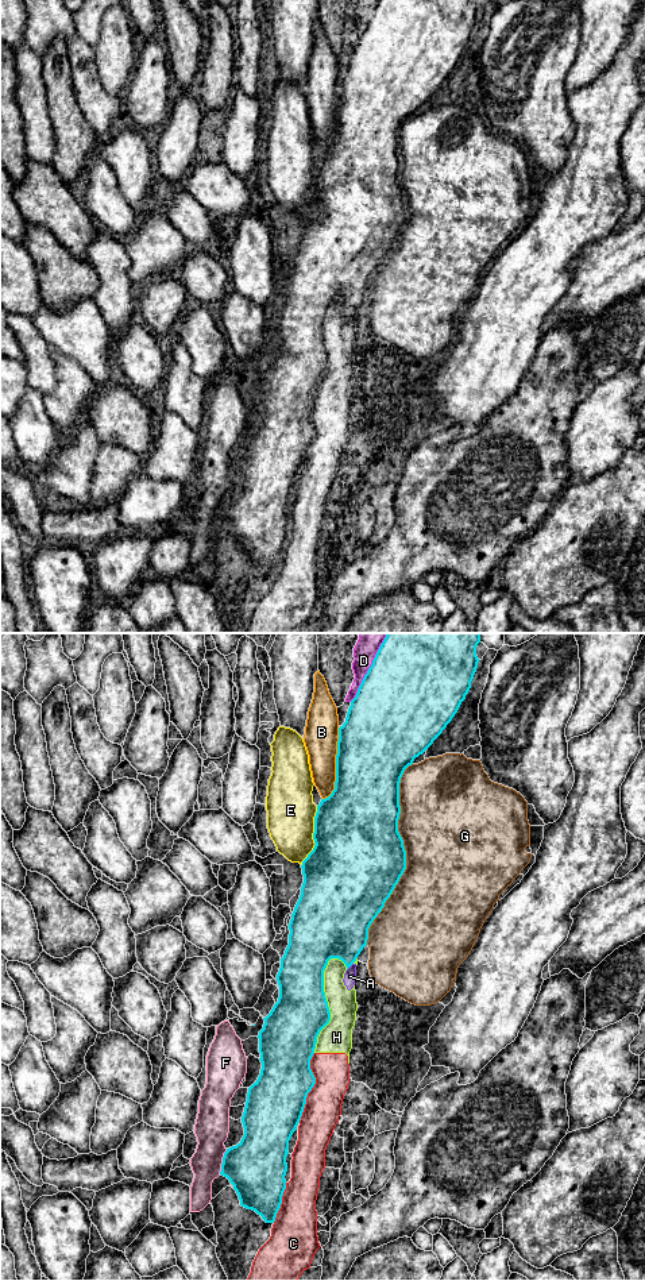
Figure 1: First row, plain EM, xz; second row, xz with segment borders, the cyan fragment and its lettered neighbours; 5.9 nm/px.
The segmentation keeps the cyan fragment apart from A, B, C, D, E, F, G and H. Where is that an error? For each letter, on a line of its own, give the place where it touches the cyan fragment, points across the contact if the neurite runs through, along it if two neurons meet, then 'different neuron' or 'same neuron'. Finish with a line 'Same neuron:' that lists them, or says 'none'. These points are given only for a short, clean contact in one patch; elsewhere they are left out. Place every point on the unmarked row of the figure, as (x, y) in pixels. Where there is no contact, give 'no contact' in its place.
A: contact xz (350, 317); border xz (352, 315), (347, 321); different neuron
B: contact xz (336, 116); different neuron
C: contact xz (312, 439); different neuron
D: contact xz (365, 27); different neuron
E: contact xz (313, 188); different neuron
F: contact xz (223, 513); border xz (227, 501), (219, 525); different neuron
G: contact xz (405, 205); different neuron
H: contact xz (327, 354); different neuron
Same neuron: none

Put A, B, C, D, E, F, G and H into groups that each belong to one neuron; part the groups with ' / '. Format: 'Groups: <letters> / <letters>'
Groups: A C H / B / D / E / F / G

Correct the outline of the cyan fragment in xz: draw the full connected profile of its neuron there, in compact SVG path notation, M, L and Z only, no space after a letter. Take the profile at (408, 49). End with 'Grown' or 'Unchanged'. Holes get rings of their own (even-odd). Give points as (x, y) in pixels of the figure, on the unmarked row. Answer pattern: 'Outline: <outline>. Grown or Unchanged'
Outline: M379 0L372 12L371 19L368 20L367 26L364 27L358 40L355 50L351 53L351 58L348 61L345 74L339 80L335 142L328 150L321 151L320 157L317 158L317 165L314 169L314 185L313 185L313 192L316 197L313 202L308 207L308 209L302 213L301 217L304 235L301 239L300 251L294 259L289 275L289 282L290 282L289 297L285 302L283 309L281 310L281 320L277 327L277 333L279 337L279 350L278 354L274 356L273 362L270 363L270 366L266 370L263 370L264 377L258 387L259 405L260 405L259 412L262 414L262 421L258 432L248 440L247 454L242 468L244 487L236 498L227 501L223 509L221 524L220 524L220 526L227 529L229 535L233 537L233 541L239 548L240 557L247 562L255 563L258 567L262 568L262 571L266 575L275 574L277 566L282 556L282 548L286 541L285 528L287 524L286 509L289 506L287 503L289 493L293 485L297 482L297 478L301 472L306 456L308 445L312 443L312 440L316 436L316 429L310 421L310 412L314 406L317 389L320 383L331 373L331 363L324 344L324 323L331 310L341 312L345 316L347 321L356 313L358 308L367 297L368 281L371 275L382 263L386 252L390 250L401 228L403 227L406 221L406 202L403 198L403 192L398 184L398 171L401 166L401 158L399 158L401 130L405 121L413 116L414 111L422 107L433 96L433 93L443 85L447 77L452 73L452 70L457 65L461 54L466 51L466 47L471 40L471 34L476 24L478 15L479 11L476 8L476 0Z. Unchanged

